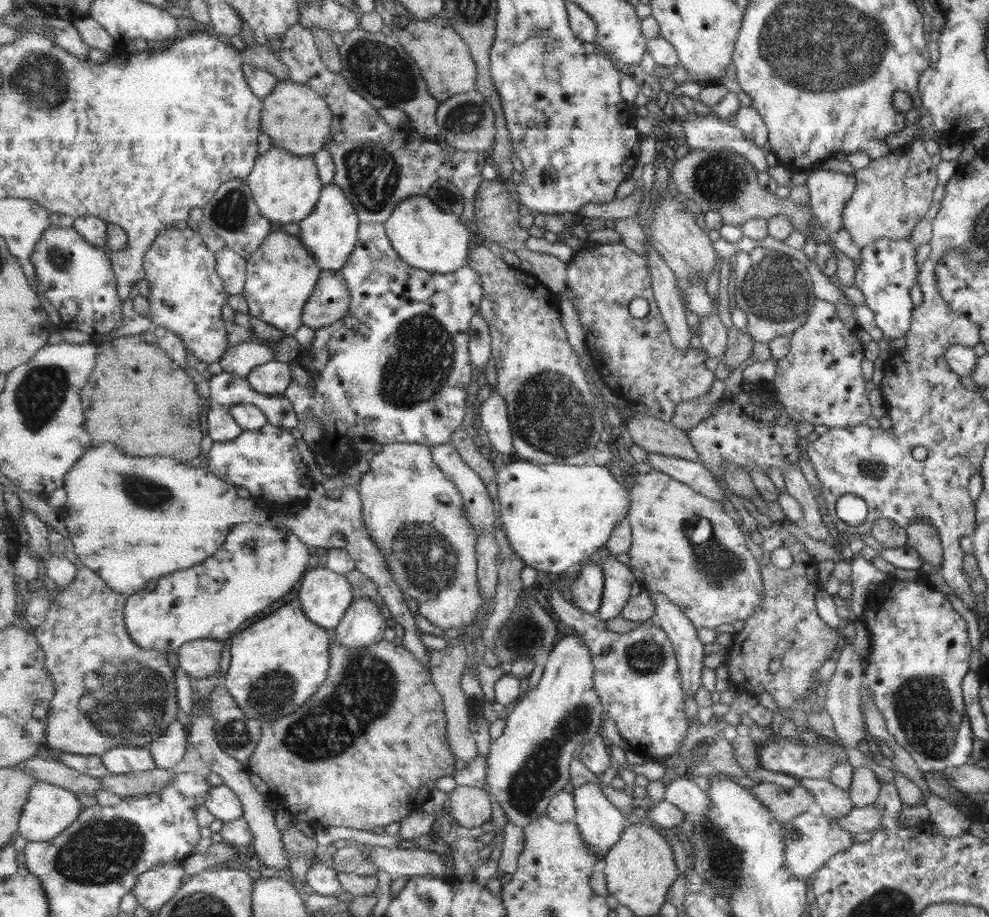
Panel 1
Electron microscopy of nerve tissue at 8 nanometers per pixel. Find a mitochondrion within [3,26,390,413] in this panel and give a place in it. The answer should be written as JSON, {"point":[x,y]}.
{"point":[39,81]}

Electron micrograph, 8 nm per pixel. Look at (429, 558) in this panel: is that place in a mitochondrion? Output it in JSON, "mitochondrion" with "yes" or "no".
{"mitochondrion":"yes"}

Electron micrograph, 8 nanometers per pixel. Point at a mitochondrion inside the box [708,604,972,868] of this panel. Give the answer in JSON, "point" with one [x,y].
{"point":[924,711]}

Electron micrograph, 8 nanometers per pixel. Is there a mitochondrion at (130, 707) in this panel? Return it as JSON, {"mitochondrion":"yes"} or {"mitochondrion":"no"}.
{"mitochondrion":"yes"}

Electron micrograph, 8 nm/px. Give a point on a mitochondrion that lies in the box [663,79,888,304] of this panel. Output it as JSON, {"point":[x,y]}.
{"point":[721,179]}

